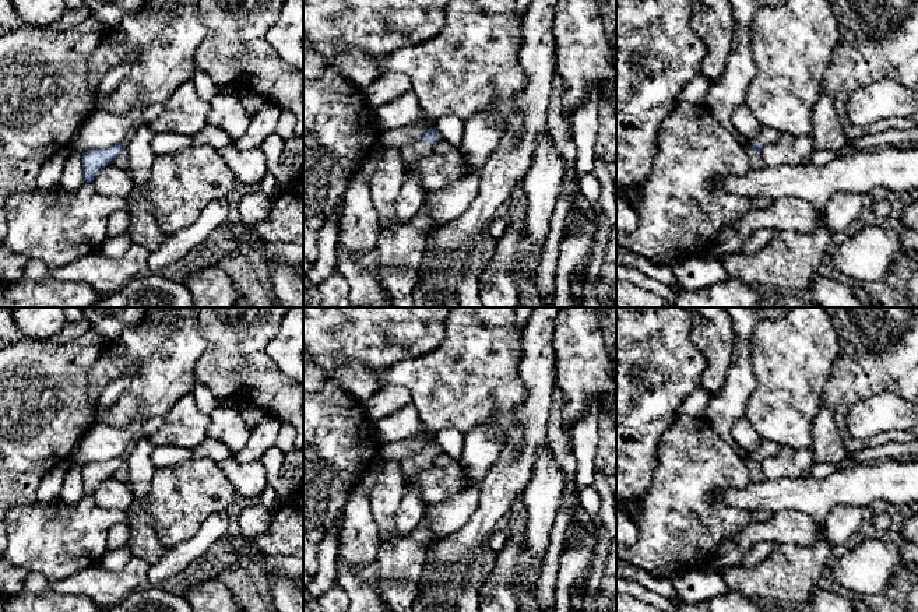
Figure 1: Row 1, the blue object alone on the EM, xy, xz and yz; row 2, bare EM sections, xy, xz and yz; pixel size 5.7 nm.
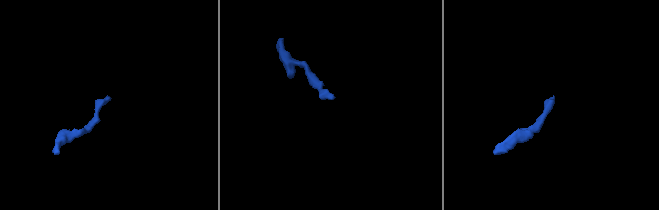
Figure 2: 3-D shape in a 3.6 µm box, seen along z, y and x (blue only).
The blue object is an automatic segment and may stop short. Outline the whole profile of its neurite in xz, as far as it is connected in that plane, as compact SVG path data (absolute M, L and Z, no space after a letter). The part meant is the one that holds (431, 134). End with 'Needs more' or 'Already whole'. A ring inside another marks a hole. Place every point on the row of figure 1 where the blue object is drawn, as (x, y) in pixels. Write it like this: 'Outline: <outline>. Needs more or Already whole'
Outline: M436 127L426 129L419 141L405 144L400 148L401 159L404 163L414 159L421 159L432 154L435 145L442 143L444 138L436 130Z. Needs more

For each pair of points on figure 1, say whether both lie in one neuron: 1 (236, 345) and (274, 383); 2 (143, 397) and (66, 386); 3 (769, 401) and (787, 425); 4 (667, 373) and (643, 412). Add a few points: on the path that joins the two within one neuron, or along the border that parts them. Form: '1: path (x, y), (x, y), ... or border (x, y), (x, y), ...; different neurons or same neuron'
1: path (246, 355), (264, 373); same neuron
2: border (99, 358), (88, 382), (97, 419); different neurons
3: path (774, 407), (785, 419); same neuron
4: path (657, 383), (654, 391), (643, 403); same neuron

